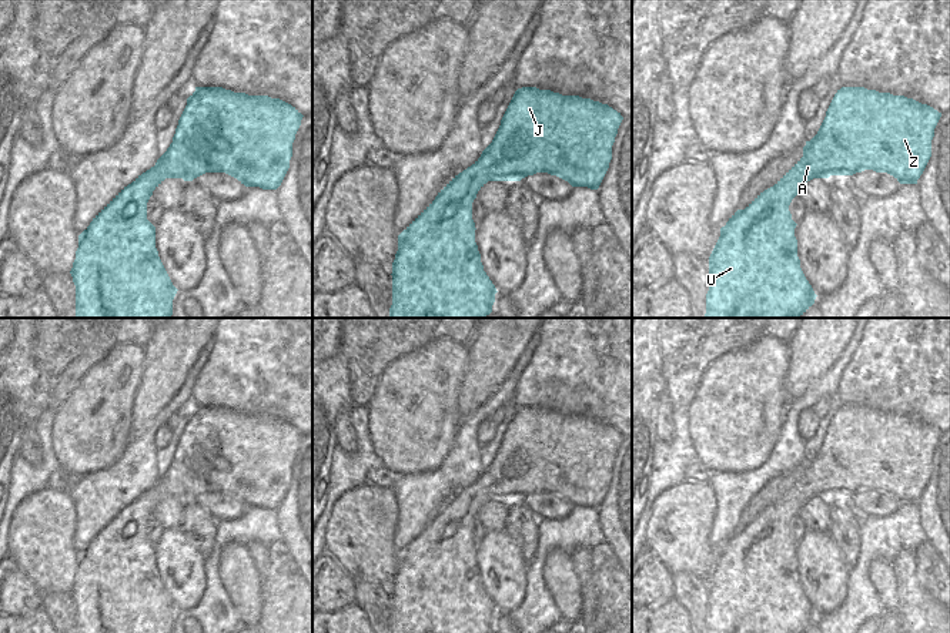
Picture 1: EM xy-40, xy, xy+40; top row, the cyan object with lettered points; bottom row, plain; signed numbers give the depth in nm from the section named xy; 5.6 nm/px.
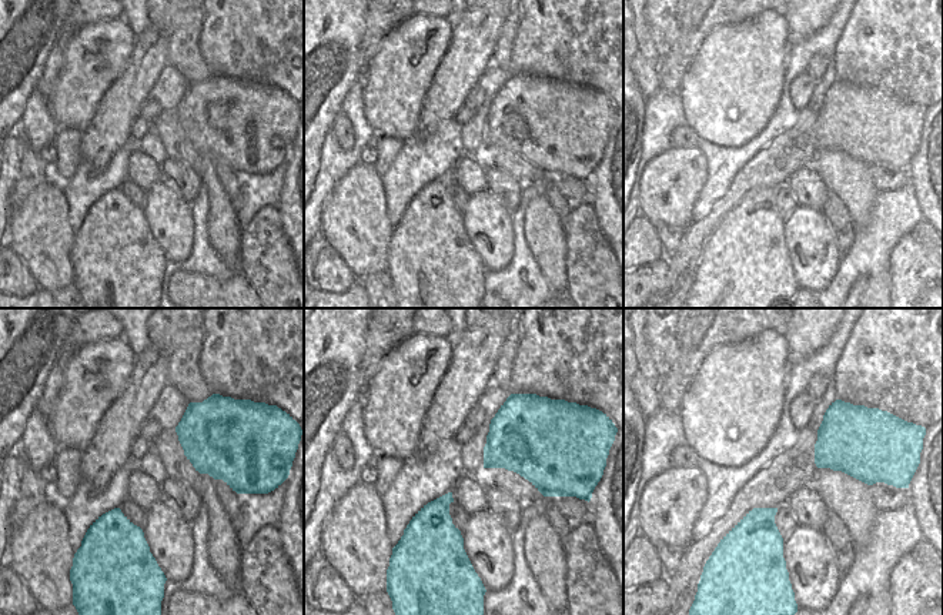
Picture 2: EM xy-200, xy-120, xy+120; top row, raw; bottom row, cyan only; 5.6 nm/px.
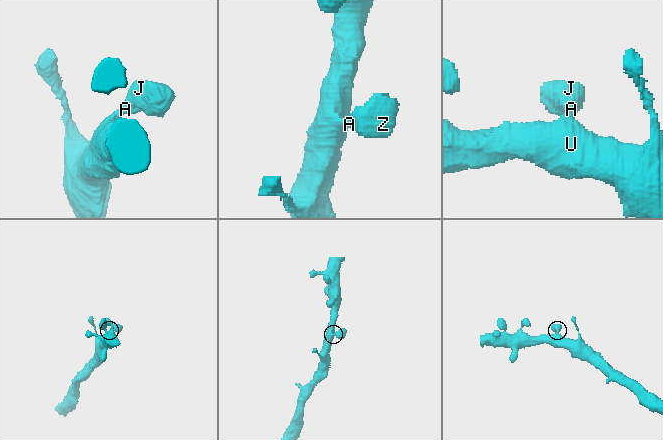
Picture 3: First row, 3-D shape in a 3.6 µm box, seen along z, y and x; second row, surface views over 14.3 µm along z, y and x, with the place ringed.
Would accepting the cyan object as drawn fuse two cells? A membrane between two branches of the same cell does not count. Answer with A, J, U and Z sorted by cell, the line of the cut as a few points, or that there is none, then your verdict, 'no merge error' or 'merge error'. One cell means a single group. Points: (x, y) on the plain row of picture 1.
A J U Z; no cut; no merge error

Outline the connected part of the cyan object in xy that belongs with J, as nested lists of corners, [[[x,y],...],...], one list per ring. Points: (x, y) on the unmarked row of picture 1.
[[[518,408],[481,476],[455,495],[398,555],[389,633],[491,633],[498,610],[484,590],[475,562],[472,522],[478,510],[488,500],[521,500],[536,492],[556,495],[572,506],[598,509],[622,439],[620,432],[591,418]]]

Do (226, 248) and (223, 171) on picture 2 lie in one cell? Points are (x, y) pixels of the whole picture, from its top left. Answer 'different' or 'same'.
different

